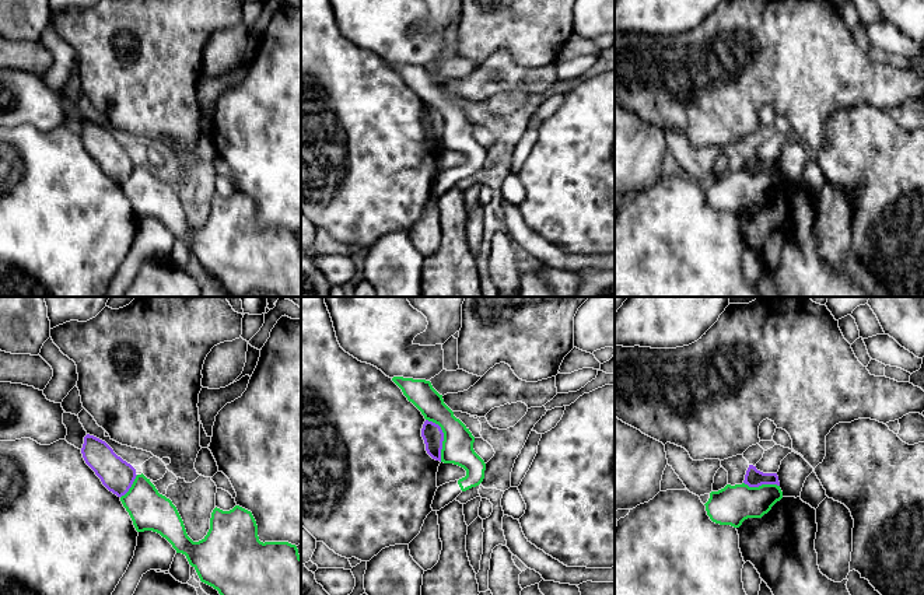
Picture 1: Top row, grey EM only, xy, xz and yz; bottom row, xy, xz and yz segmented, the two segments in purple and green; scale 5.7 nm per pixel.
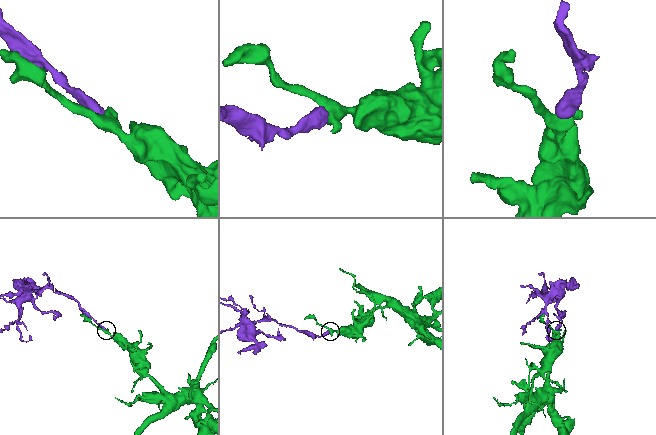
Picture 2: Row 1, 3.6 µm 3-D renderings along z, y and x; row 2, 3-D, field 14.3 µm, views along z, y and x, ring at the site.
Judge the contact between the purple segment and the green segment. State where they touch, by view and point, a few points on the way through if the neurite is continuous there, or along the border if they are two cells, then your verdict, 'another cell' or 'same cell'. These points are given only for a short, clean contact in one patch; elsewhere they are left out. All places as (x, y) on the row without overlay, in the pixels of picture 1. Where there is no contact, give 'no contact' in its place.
contact xz (443, 123); border xz (426, 105), (436, 109), (443, 119), (441, 147); another cell

